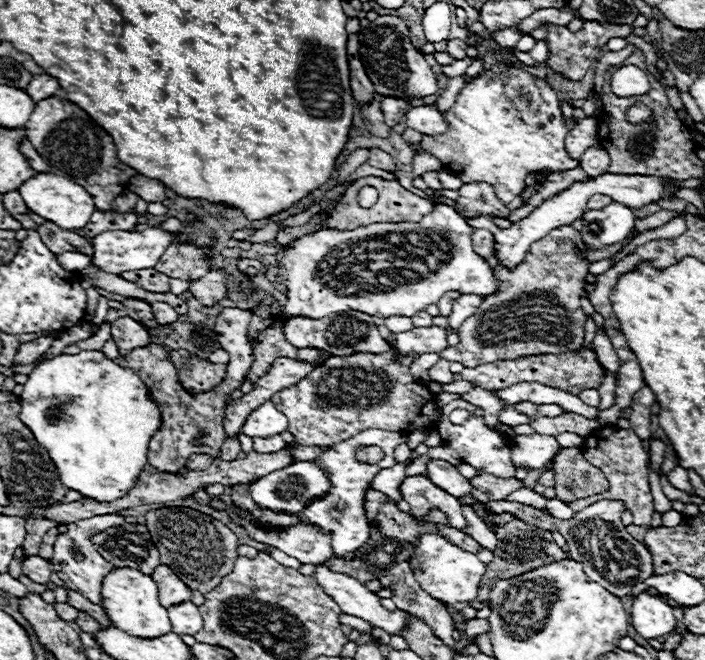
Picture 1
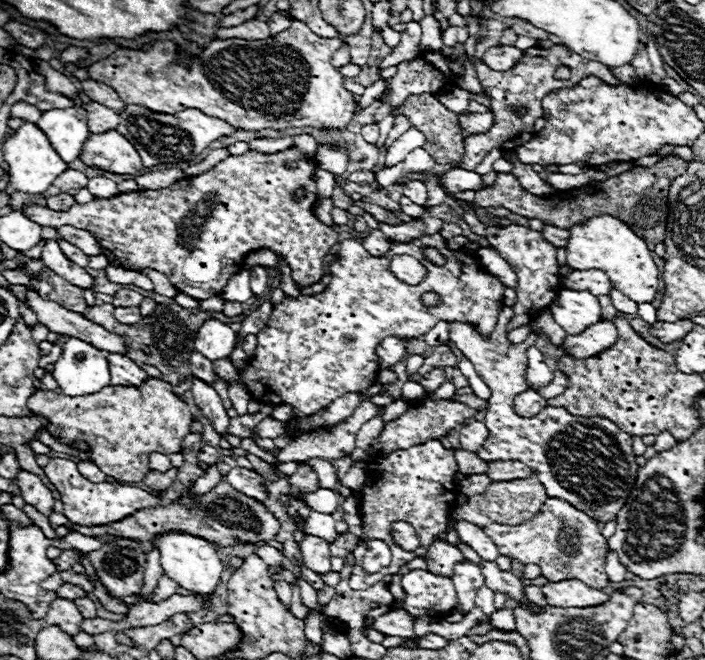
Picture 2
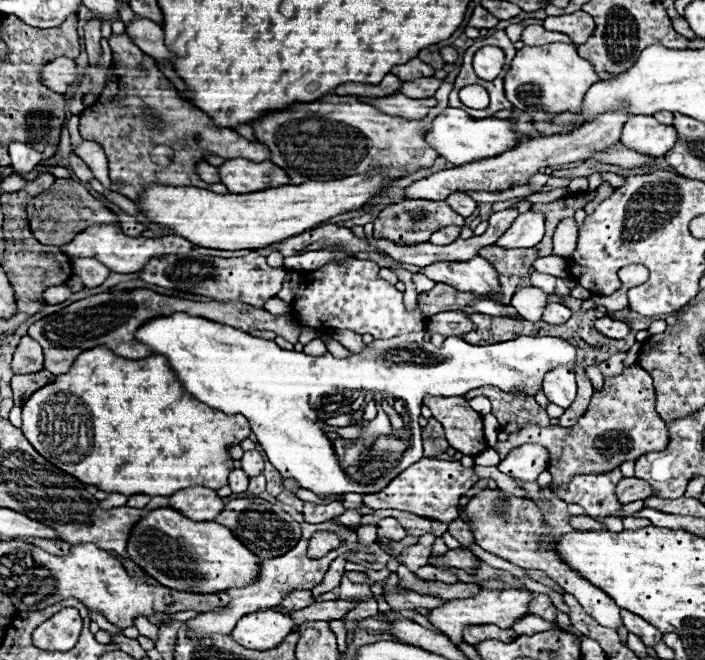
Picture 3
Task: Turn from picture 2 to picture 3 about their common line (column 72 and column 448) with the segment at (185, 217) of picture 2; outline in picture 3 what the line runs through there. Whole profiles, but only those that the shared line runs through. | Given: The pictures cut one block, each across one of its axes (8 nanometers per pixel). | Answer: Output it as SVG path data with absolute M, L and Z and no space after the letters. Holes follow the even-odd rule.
M402 200L398 204L386 206L380 216L374 220L374 236L376 238L386 238L396 244L406 244L406 246L416 246L422 242L428 242L430 236L444 228L444 226L464 226L464 218L454 212L446 202L432 202L432 200Z

